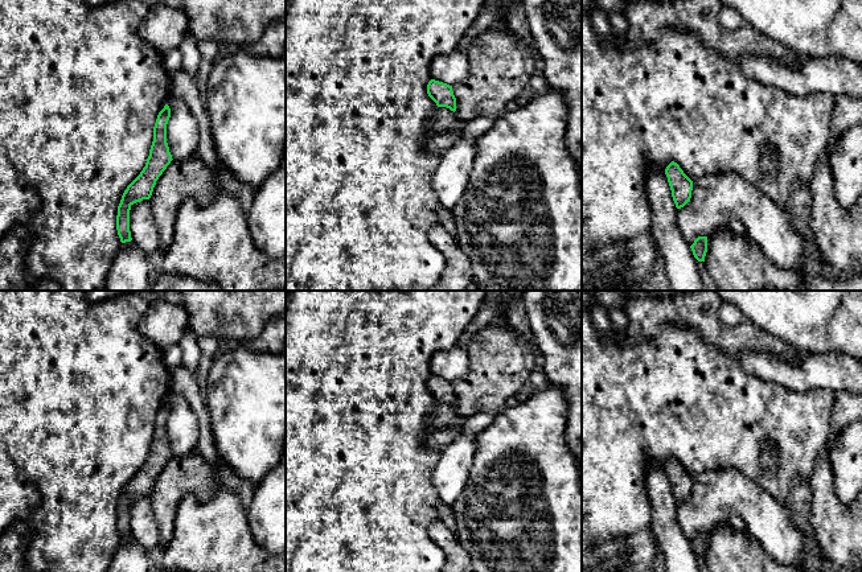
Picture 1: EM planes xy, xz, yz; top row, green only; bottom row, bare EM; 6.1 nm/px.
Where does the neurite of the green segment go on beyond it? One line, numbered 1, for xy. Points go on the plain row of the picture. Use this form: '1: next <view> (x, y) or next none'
1: next none

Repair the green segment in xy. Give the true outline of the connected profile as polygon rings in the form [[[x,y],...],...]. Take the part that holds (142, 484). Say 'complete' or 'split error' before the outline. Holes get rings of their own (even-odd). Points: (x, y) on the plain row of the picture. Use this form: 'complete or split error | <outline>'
complete | [[[168,400],[159,408],[153,423],[153,437],[145,462],[140,470],[127,482],[118,502],[116,526],[122,539],[131,538],[130,506],[143,495],[149,495],[156,477],[171,460],[172,450],[167,439],[167,420],[171,413]]]

